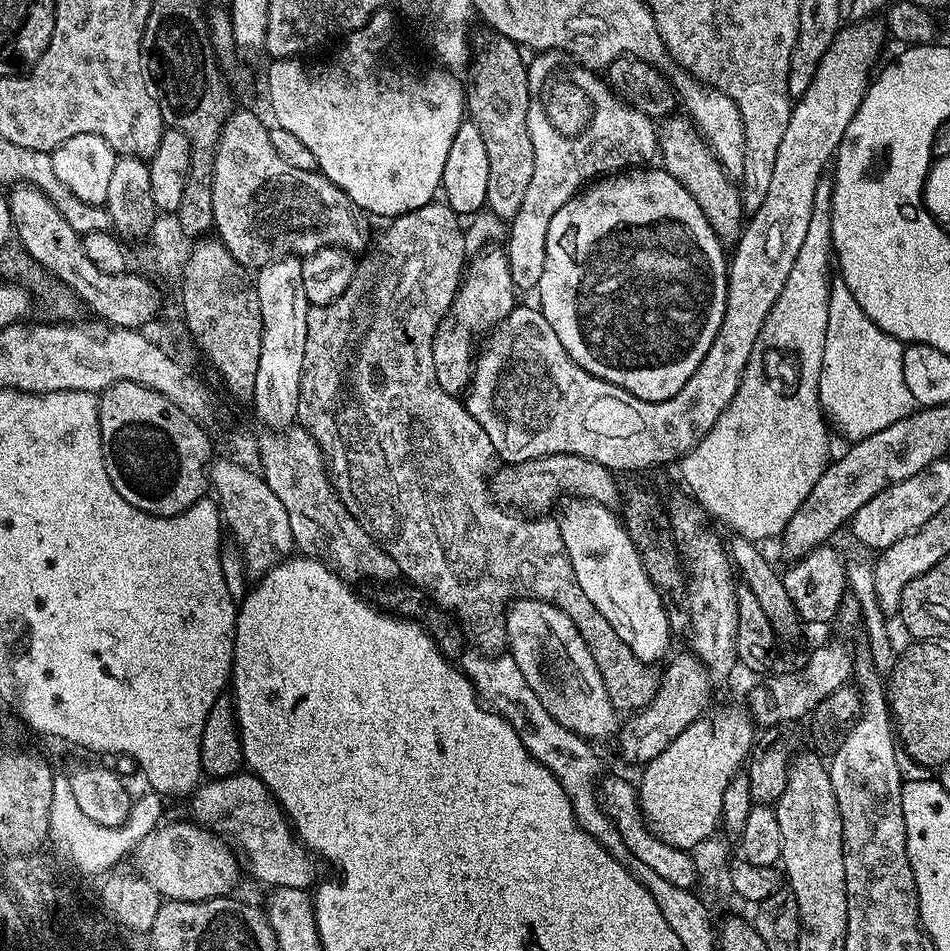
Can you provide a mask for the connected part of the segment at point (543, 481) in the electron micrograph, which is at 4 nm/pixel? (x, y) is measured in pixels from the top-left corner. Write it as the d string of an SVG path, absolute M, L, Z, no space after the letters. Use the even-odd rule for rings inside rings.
M554 454L553 456L543 456L537 460L527 460L521 464L501 467L501 472L495 473L494 479L491 481L490 488L494 493L495 499L501 505L511 506L516 510L527 510L532 514L544 514L548 507L565 492L565 497L579 498L581 500L597 500L600 504L611 505L612 499L617 499L618 488L616 492L617 477L607 468L593 460L587 460L581 456L568 454Z

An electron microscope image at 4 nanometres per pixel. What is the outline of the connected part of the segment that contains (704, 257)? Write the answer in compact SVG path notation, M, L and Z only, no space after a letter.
M637 166L621 170L615 174L605 175L576 193L571 200L550 218L550 230L546 230L546 266L542 266L542 278L538 287L540 313L550 322L554 334L558 334L558 342L566 346L566 354L582 366L590 374L610 382L614 386L622 386L630 394L643 400L665 400L682 386L698 370L702 358L706 358L706 350L714 342L718 330L722 326L722 318L726 314L728 305L728 265L729 257L726 255L725 245L714 234L706 214L702 214L702 206L694 202L690 190L678 182L670 173L660 166Z

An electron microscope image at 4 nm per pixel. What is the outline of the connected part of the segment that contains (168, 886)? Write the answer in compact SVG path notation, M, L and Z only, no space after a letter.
M164 822L146 834L146 838L142 838L134 853L134 861L140 867L139 875L149 880L164 900L212 900L215 896L229 895L233 891L231 888L240 880L240 872L242 876L242 864L237 853L216 833L209 832L195 822L187 823Z

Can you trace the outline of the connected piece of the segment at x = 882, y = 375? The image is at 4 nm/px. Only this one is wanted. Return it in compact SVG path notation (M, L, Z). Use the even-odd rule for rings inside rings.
M839 278L833 279L829 286L825 334L826 346L820 371L820 407L831 423L835 427L837 424L849 436L849 441L864 440L870 434L878 434L886 430L886 426L894 426L894 422L912 415L914 401L906 386L906 378L902 376L905 345L866 318L866 310L862 310L862 306L858 306L858 298L850 294L850 286L846 286L846 282Z

